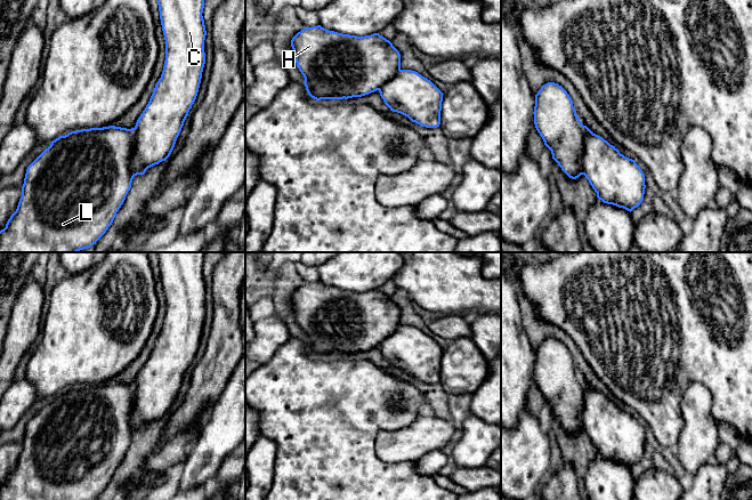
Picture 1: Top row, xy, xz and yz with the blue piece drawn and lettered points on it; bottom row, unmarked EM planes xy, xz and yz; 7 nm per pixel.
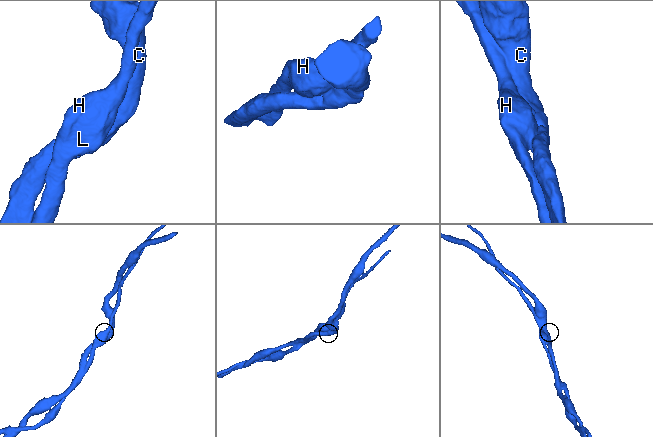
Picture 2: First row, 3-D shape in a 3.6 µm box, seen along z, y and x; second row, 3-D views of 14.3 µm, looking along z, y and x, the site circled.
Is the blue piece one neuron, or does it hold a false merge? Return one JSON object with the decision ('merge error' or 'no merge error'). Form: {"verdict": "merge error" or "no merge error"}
{"verdict": "merge error"}

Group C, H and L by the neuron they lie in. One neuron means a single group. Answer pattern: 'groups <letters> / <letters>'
groups C / H L

